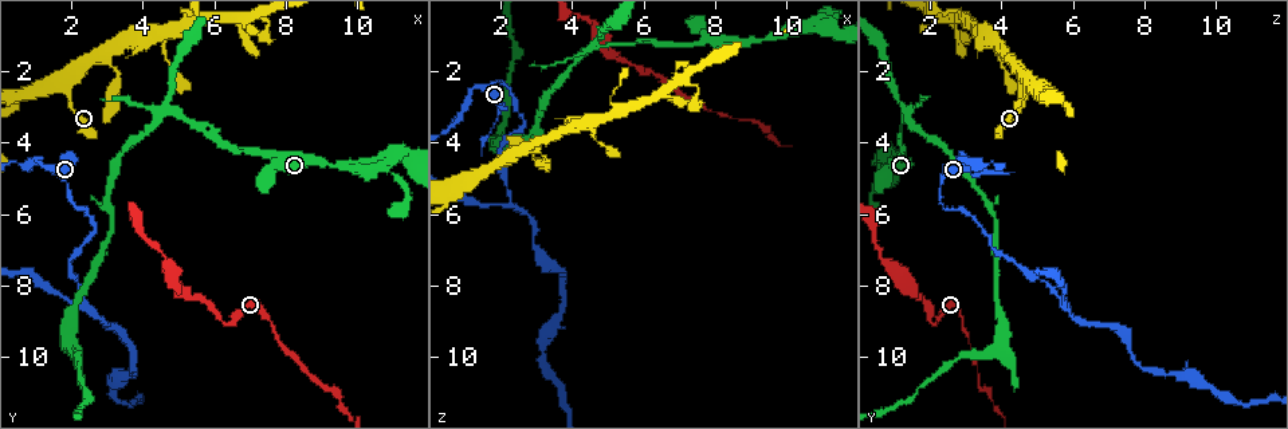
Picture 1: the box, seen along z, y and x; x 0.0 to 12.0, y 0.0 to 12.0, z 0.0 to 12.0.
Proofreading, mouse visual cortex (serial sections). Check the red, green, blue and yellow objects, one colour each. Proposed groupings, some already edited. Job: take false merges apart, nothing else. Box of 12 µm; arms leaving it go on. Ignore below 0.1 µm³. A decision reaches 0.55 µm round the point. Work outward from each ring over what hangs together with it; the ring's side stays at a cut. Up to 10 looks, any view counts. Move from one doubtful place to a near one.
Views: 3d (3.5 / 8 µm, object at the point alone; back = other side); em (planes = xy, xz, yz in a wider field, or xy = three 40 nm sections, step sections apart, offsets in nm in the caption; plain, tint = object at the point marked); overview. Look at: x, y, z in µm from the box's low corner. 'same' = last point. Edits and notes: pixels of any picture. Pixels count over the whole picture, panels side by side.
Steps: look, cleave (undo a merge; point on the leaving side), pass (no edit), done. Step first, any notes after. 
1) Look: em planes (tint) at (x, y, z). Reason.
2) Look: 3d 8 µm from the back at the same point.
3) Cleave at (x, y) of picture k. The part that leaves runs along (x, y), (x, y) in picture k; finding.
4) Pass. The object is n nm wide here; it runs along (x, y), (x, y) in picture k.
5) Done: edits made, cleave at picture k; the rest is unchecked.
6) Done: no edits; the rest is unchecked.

Look: 3d 3.5 µm at (6.2, 9.0, 2.0). Abrupt turn.

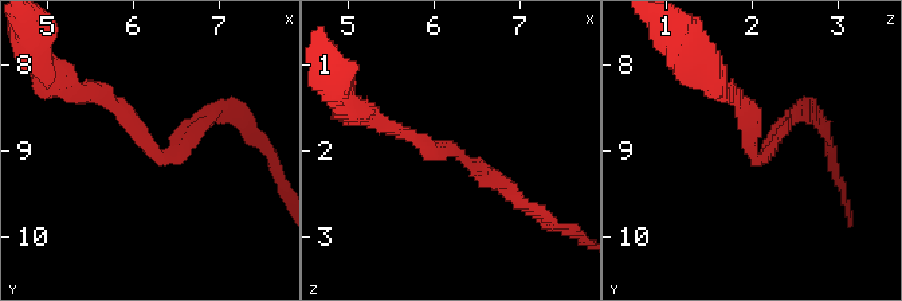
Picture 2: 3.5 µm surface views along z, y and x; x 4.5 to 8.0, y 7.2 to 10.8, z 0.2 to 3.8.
Look: em xy step 2 (tint) at (6.25, 9.05, 2.05). The arms are 200, 200 nm wide.

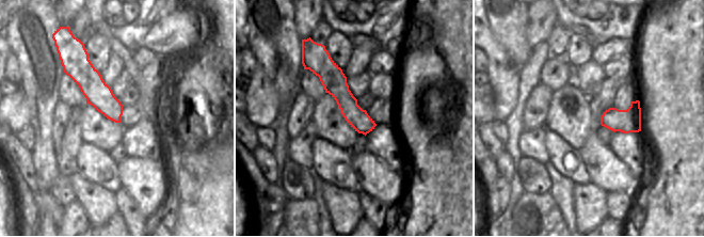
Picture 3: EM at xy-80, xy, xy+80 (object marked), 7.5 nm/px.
Pass. It runs along (319, 57), (349, 108), (369, 128) in picture 3; one cell here.

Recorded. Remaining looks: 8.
Look: 3d 3.5 µm at (2.0, 5.7, 2.4). Thin neck.

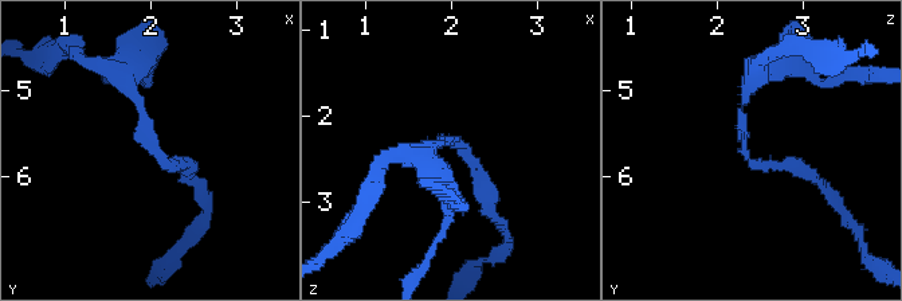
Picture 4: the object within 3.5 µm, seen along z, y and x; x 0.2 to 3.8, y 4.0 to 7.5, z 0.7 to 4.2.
Look: em xy step 2 (tint) at (2.05, 5.70, 2.30).

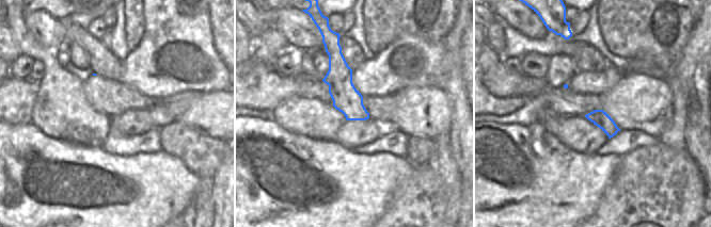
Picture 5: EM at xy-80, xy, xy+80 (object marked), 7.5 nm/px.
Pass. It runs along (125, 70), (149, 145), (191, 178) in picture 4; one cell here.

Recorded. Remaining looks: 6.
Look: 3d 8 µm at (2.3, 8.5, 5.7).

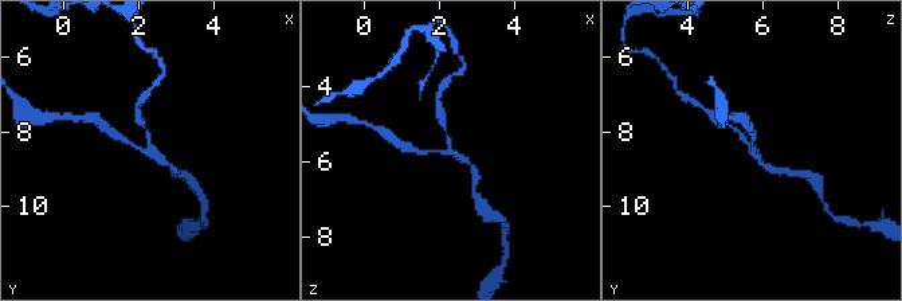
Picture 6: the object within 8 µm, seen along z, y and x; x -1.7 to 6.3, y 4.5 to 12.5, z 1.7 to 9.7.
Look: em planes (tint) at (2.3, 8.5, 5.8). 3 arms meet here; the arms are 150, 150, 200 nm wide; shape alone is not enough.

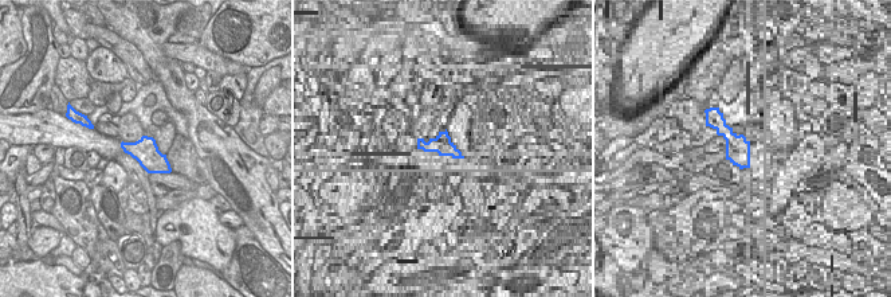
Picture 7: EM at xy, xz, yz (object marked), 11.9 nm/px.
Pass. Continuous, no second cell.

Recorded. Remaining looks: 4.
Look: 3d 8 µm at (2.6, 1.5, 4.2). Three arms meet.

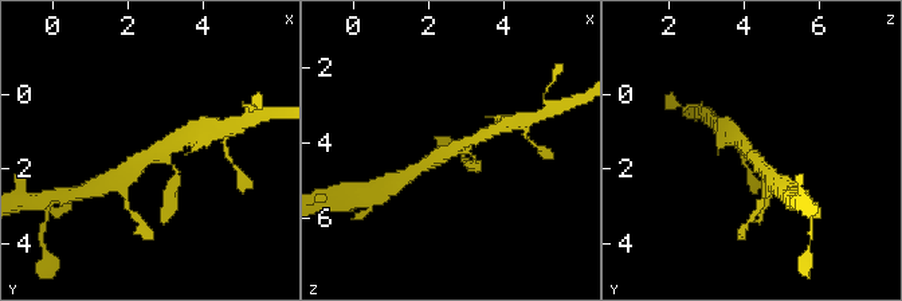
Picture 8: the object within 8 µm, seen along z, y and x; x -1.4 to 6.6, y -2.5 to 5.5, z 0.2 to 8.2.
Look: 3d 3.5 µm at (2.6, 1.5, 4.1).

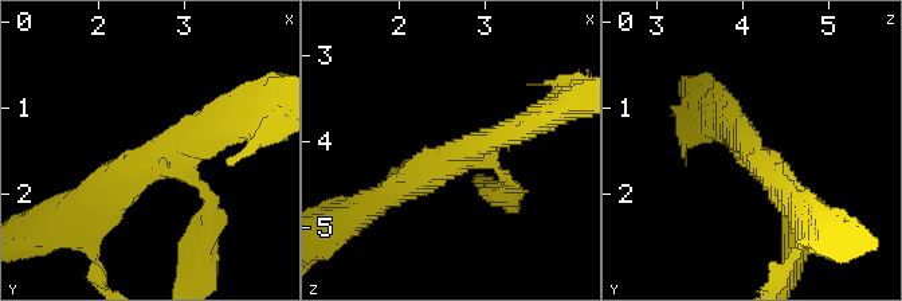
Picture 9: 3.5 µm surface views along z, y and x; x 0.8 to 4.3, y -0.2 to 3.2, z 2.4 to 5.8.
Look: em xy step 2 (tint) at (2.65, 1.55, 4.20). 3 arms meet here; the arms are 150, 300, 350 nm wide.

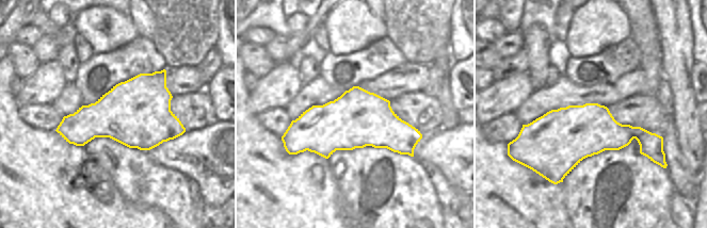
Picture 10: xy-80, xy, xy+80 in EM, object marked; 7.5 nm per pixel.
Pass. It runs along (89, 204), (142, 159), (230, 122) in picture 9; all the same cell.

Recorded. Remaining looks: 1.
Done: no edits; the rest is unchecked.

